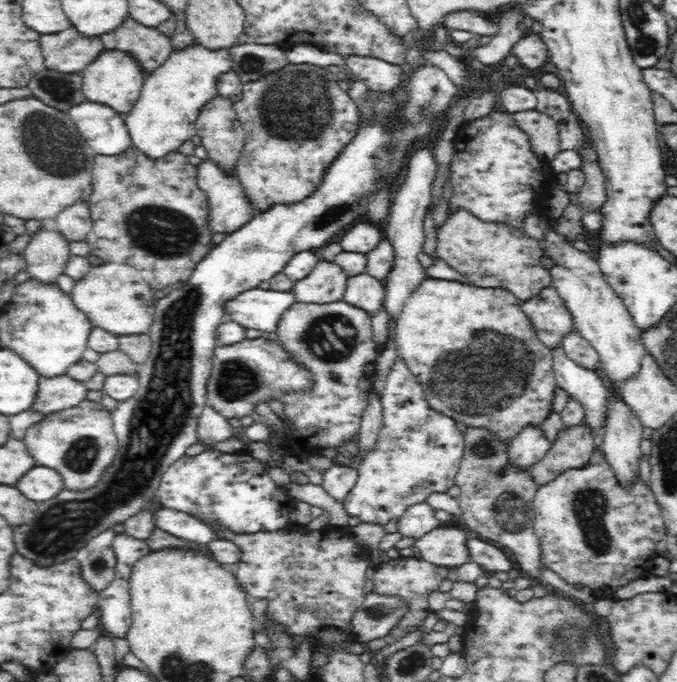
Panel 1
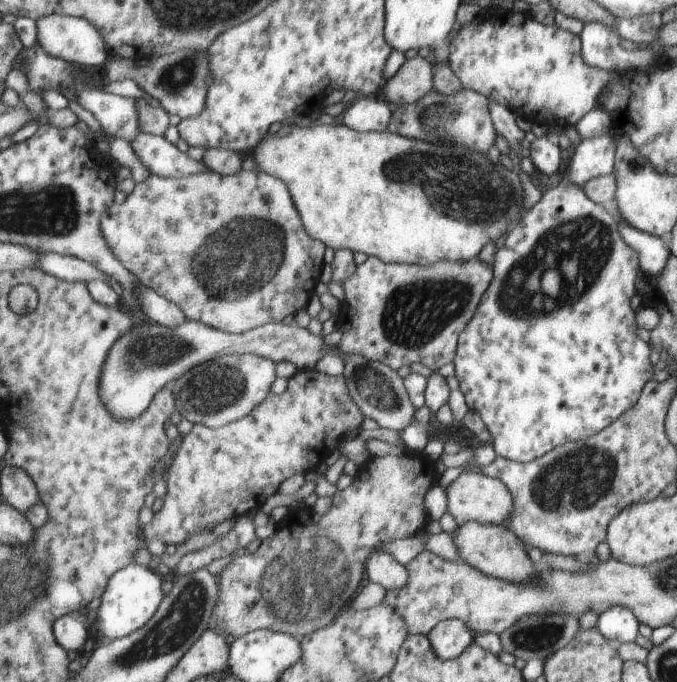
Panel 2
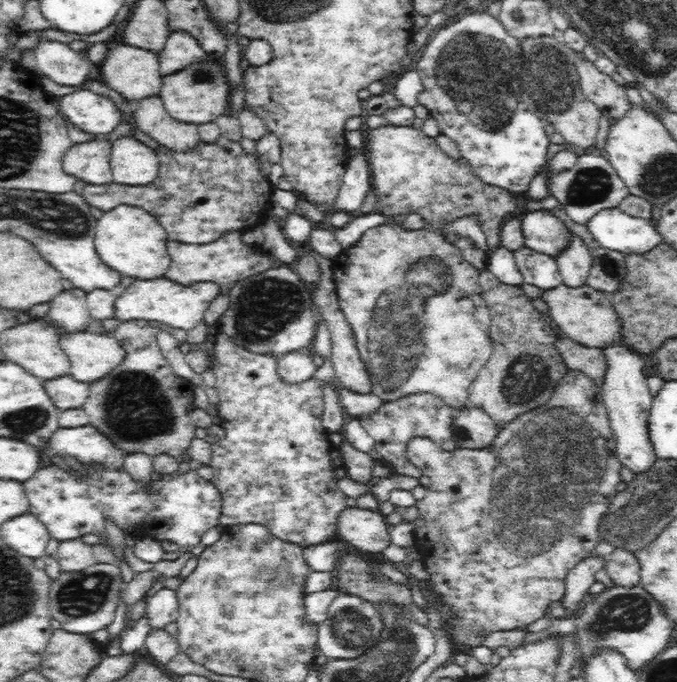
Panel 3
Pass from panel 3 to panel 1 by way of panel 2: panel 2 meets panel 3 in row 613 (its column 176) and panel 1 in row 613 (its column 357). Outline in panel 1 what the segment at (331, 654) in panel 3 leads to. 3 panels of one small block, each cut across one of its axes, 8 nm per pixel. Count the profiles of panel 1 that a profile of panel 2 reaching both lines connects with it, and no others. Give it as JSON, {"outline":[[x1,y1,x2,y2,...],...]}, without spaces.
{"outline":[[374,591,366,594,363,605,353,614,351,620,355,641,359,643,370,642,386,636,408,609,407,602,404,602,397,596,382,596]]}

